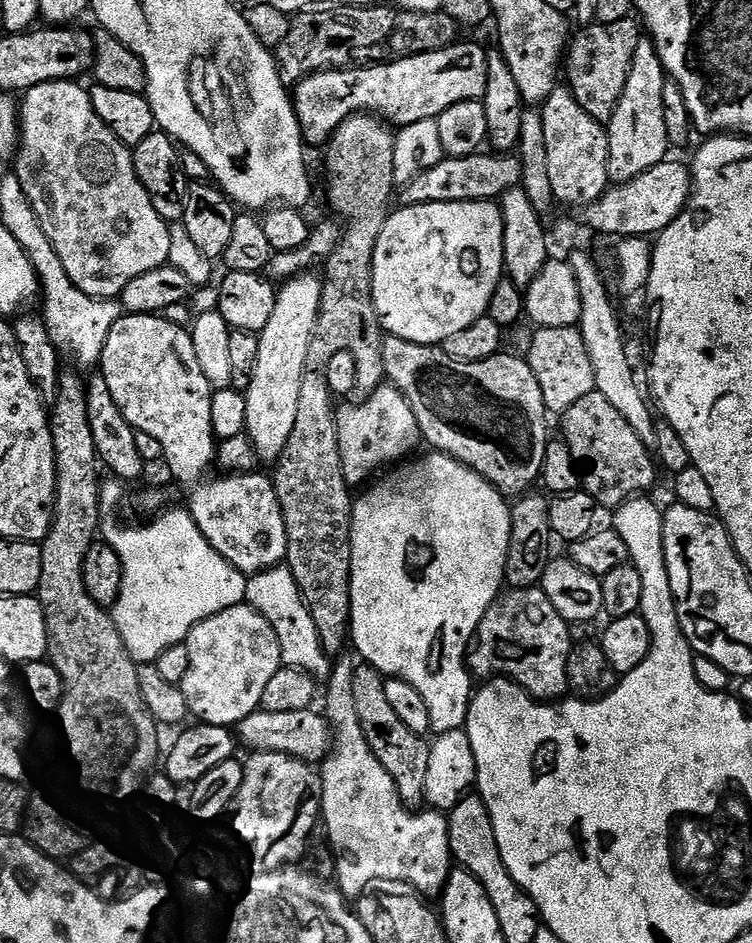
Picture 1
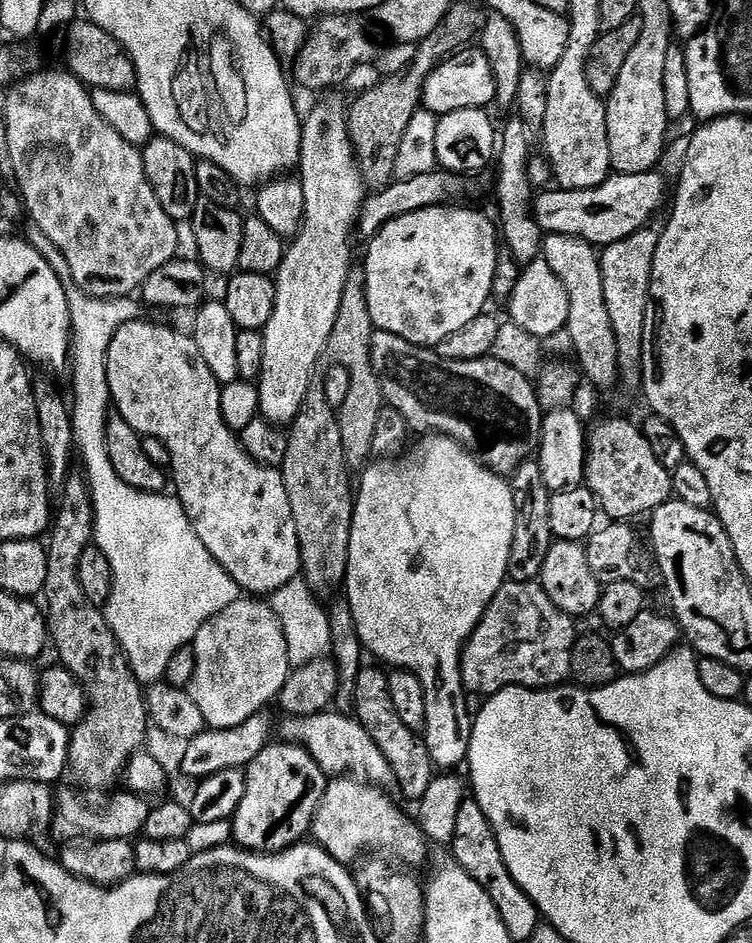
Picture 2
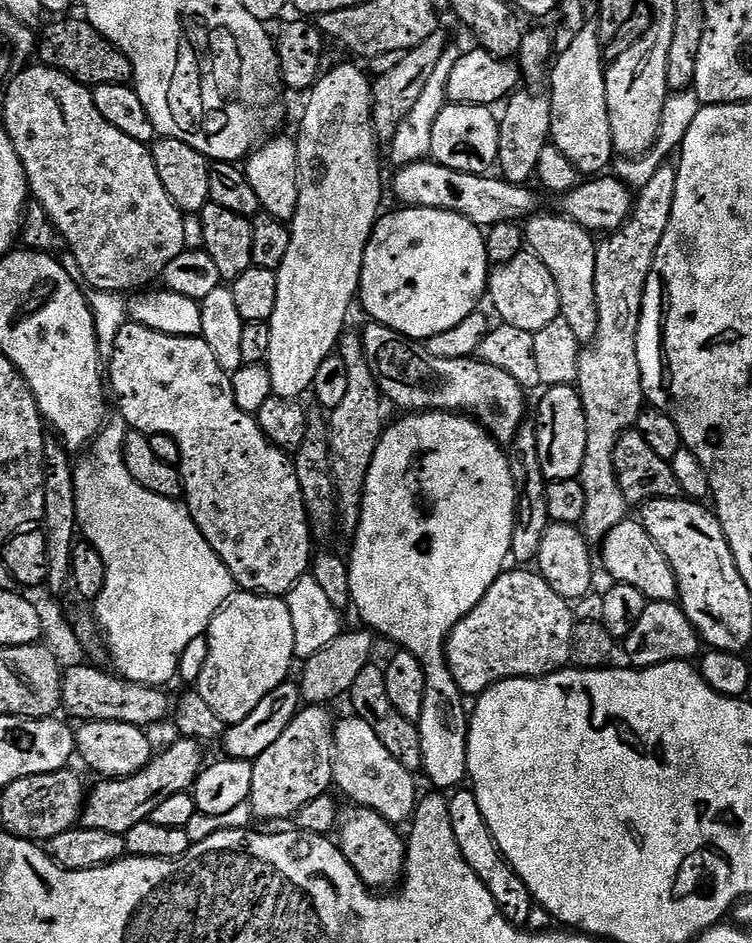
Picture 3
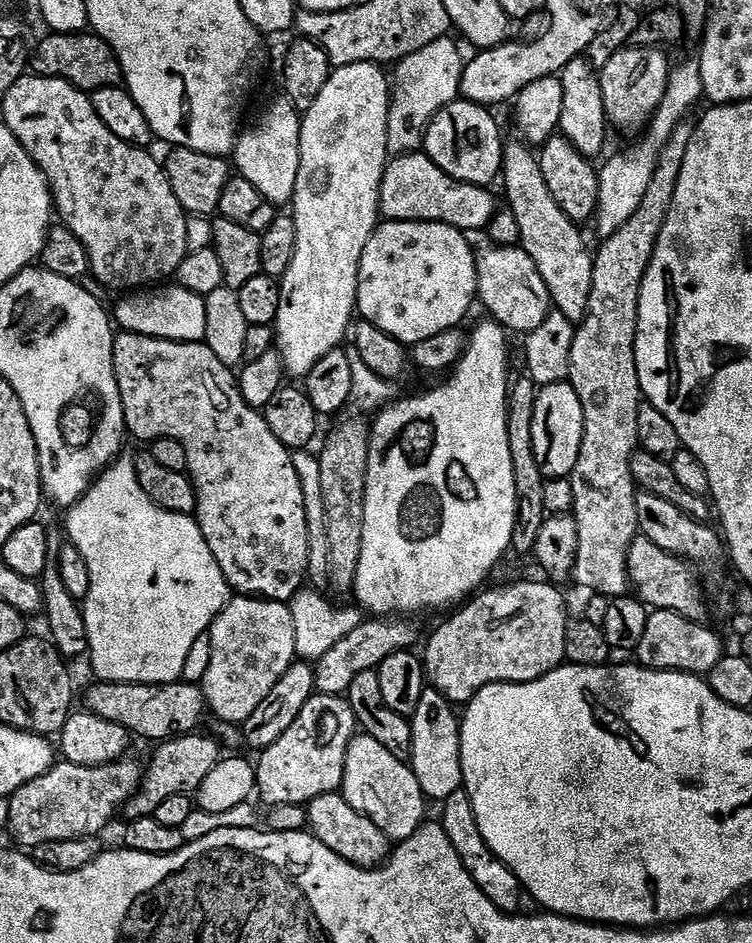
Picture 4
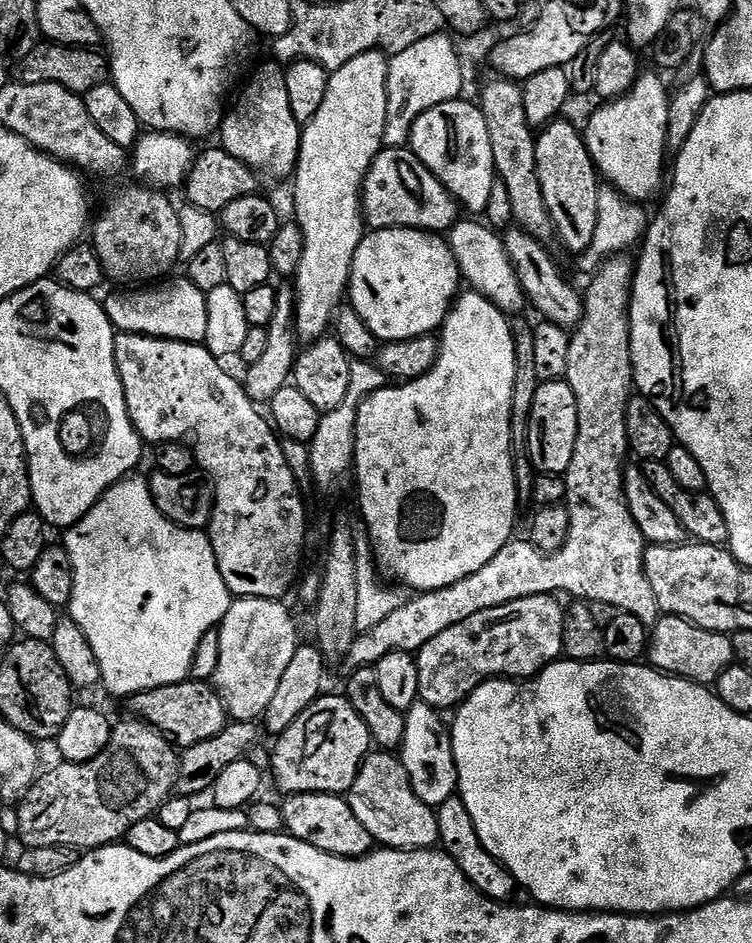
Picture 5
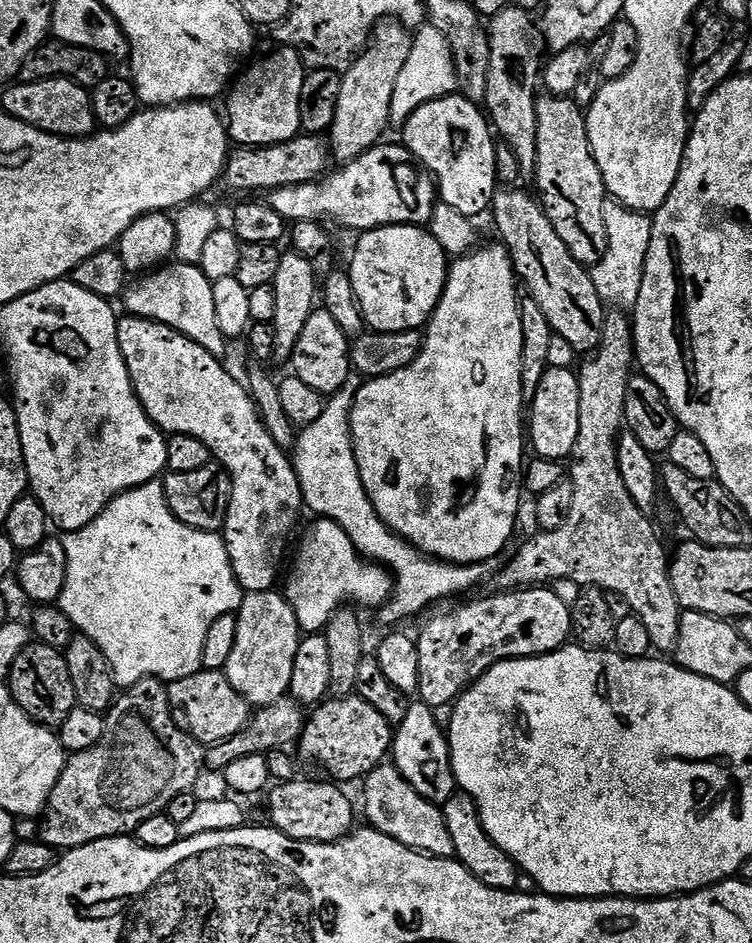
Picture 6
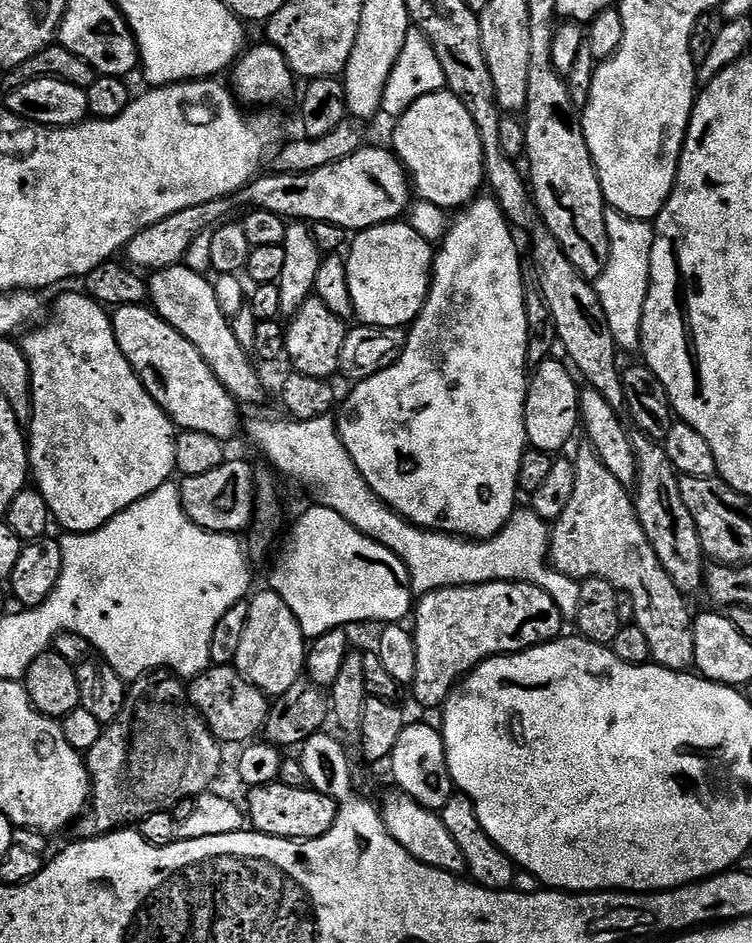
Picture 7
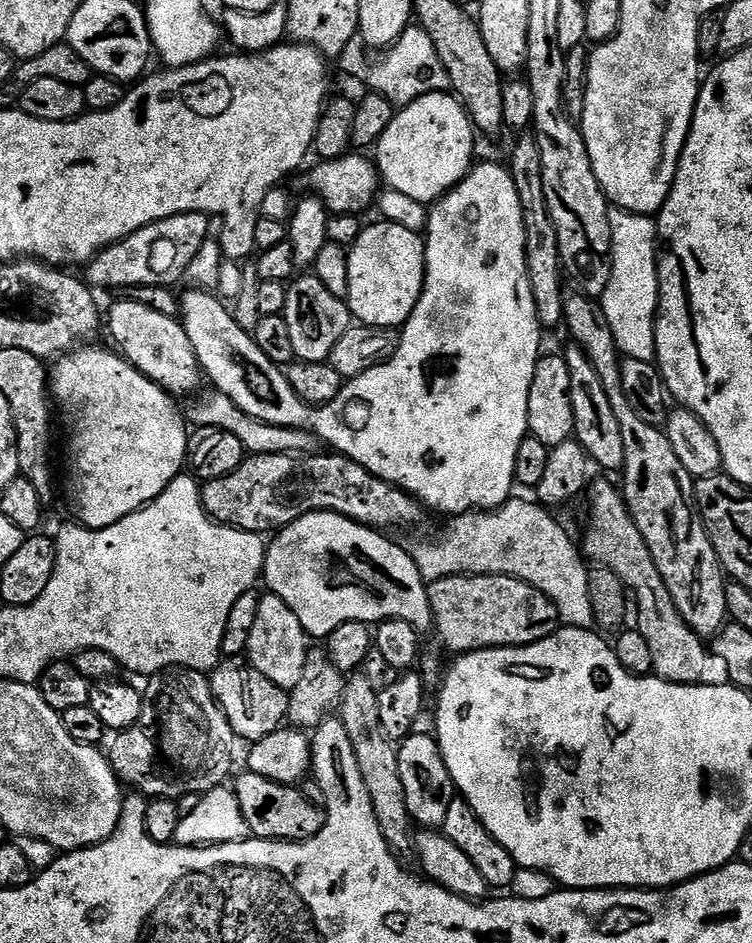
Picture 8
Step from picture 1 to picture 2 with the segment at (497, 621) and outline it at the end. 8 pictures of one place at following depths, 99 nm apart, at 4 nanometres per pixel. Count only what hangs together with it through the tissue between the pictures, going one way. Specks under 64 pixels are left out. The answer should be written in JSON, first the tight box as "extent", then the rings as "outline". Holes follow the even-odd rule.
{"extent":[460,582,577,698],"outline":[[[505,582],[488,603],[488,609],[482,614],[464,651],[460,653],[460,673],[464,687],[469,693],[477,692],[480,698],[487,698],[503,688],[555,688],[563,685],[572,674],[570,654],[577,637],[573,617],[558,610],[539,583]]]}

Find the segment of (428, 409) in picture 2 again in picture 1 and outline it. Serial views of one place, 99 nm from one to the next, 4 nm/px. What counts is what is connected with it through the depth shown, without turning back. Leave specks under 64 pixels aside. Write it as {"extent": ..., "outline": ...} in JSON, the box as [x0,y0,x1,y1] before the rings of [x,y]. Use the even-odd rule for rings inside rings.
{"extent":[380,336,546,498],"outline":[[[388,336],[380,353],[387,383],[406,398],[416,425],[420,428],[423,443],[428,443],[429,449],[443,452],[457,463],[464,464],[504,498],[519,498],[531,489],[528,487],[532,483],[540,480],[540,466],[544,463],[542,449],[546,444],[546,411],[542,392],[531,373],[527,359],[516,354],[497,354],[482,362],[443,368],[440,365],[441,353],[435,347],[406,342],[397,336]]]}

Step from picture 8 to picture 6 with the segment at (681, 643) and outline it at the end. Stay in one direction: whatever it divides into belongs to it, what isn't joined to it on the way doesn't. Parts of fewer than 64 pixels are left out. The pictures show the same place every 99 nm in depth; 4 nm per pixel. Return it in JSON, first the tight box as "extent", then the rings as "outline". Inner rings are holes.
{"extent":[499,310,682,654],"outline":[[[612,310],[605,315],[602,344],[596,349],[594,358],[585,359],[583,362],[585,362],[584,369],[579,369],[578,372],[580,377],[578,442],[574,442],[574,450],[570,457],[574,510],[570,510],[570,518],[566,518],[566,522],[558,530],[541,531],[540,536],[526,541],[517,550],[516,557],[500,572],[499,587],[504,590],[516,590],[521,586],[536,586],[541,582],[569,580],[581,586],[599,588],[608,594],[617,592],[632,607],[629,609],[640,617],[646,630],[650,630],[653,649],[660,654],[672,654],[680,643],[682,609],[676,601],[672,579],[668,576],[670,556],[667,551],[664,553],[664,548],[660,545],[651,522],[644,517],[647,516],[645,509],[639,508],[634,498],[630,498],[630,490],[626,490],[626,482],[622,482],[616,453],[622,429],[625,427],[626,386],[628,377],[634,372],[633,329],[629,317],[623,311]]]}

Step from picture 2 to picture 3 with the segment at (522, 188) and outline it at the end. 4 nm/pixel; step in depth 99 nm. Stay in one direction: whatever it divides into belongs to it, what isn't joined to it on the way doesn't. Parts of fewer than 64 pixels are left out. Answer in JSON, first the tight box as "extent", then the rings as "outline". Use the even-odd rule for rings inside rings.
{"extent":[499,90,552,186],"outline":[[[517,90],[508,97],[503,105],[504,116],[499,117],[500,125],[500,159],[499,171],[503,179],[510,184],[521,186],[529,183],[536,174],[538,158],[550,142],[552,134],[552,102],[547,95],[539,96],[539,91]]]}

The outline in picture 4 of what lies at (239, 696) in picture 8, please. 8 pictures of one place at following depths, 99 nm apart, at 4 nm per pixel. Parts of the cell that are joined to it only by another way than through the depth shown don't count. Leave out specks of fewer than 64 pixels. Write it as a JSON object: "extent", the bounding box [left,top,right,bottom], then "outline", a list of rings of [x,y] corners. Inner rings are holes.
{"extent":[87,682,206,742],"outline":[[[96,682],[96,685],[88,692],[87,711],[92,712],[104,719],[110,719],[114,723],[127,728],[129,733],[145,736],[148,740],[163,742],[177,736],[187,736],[195,733],[196,728],[206,716],[206,699],[204,689],[200,684],[177,682],[175,684],[109,684],[107,682]]]}

